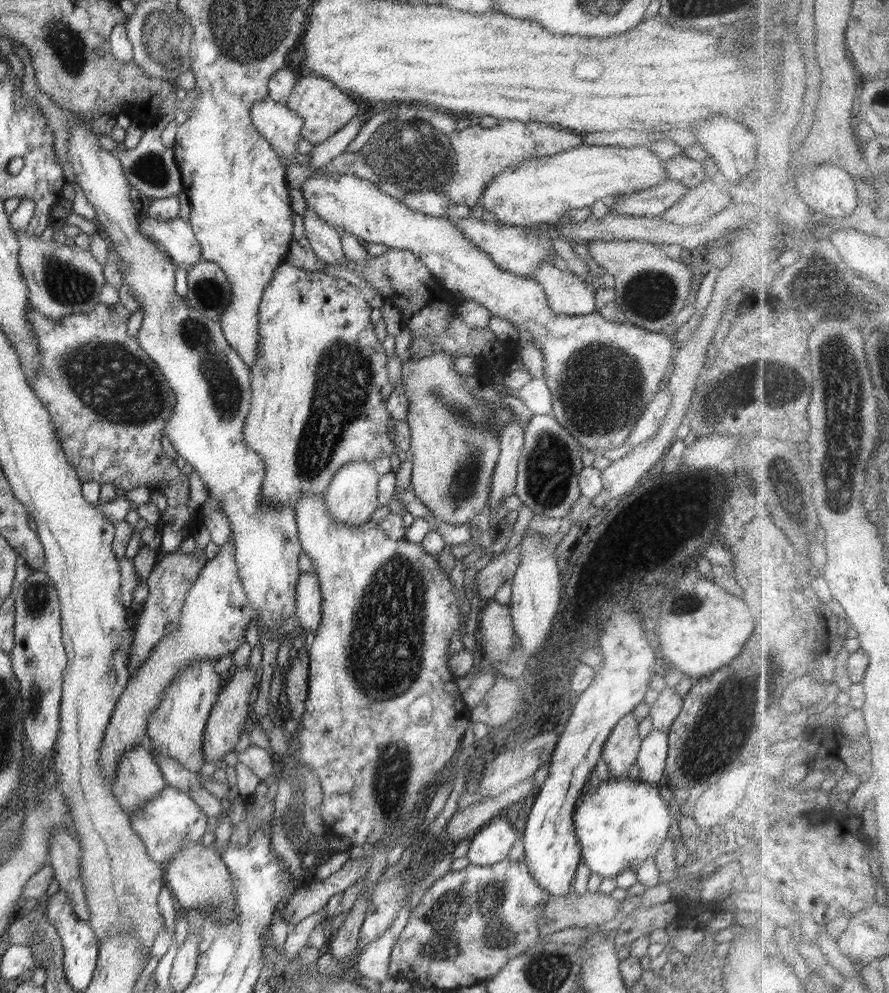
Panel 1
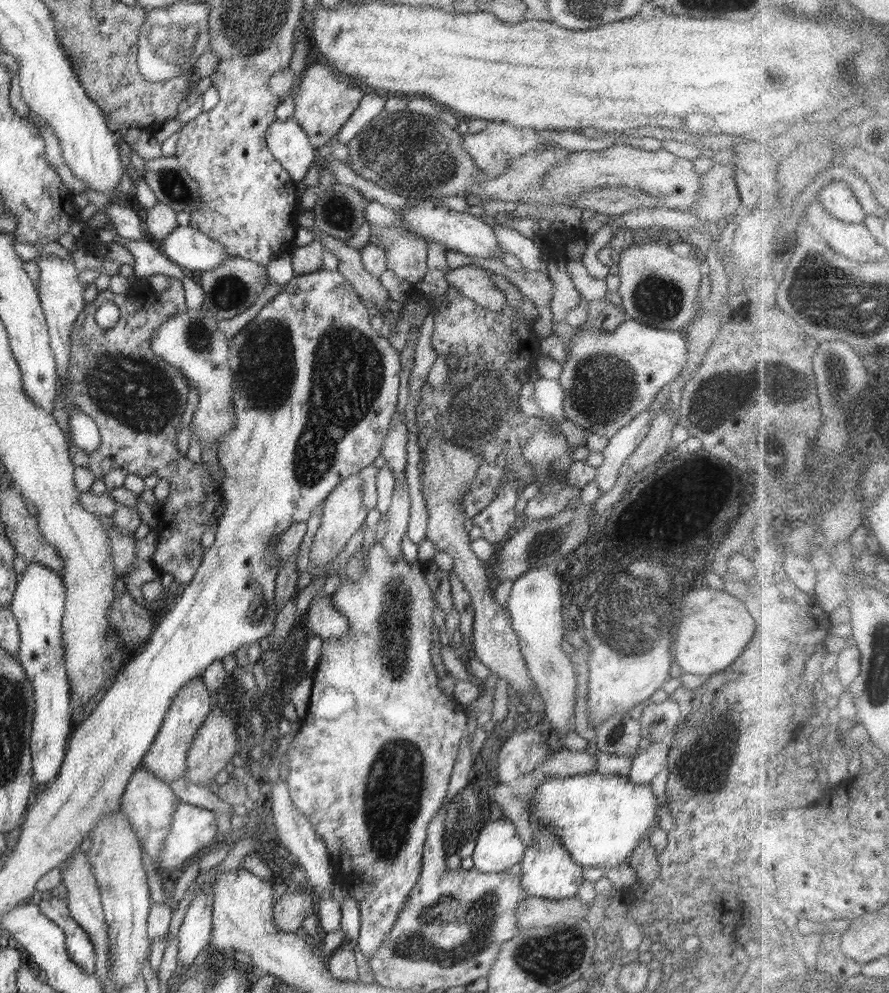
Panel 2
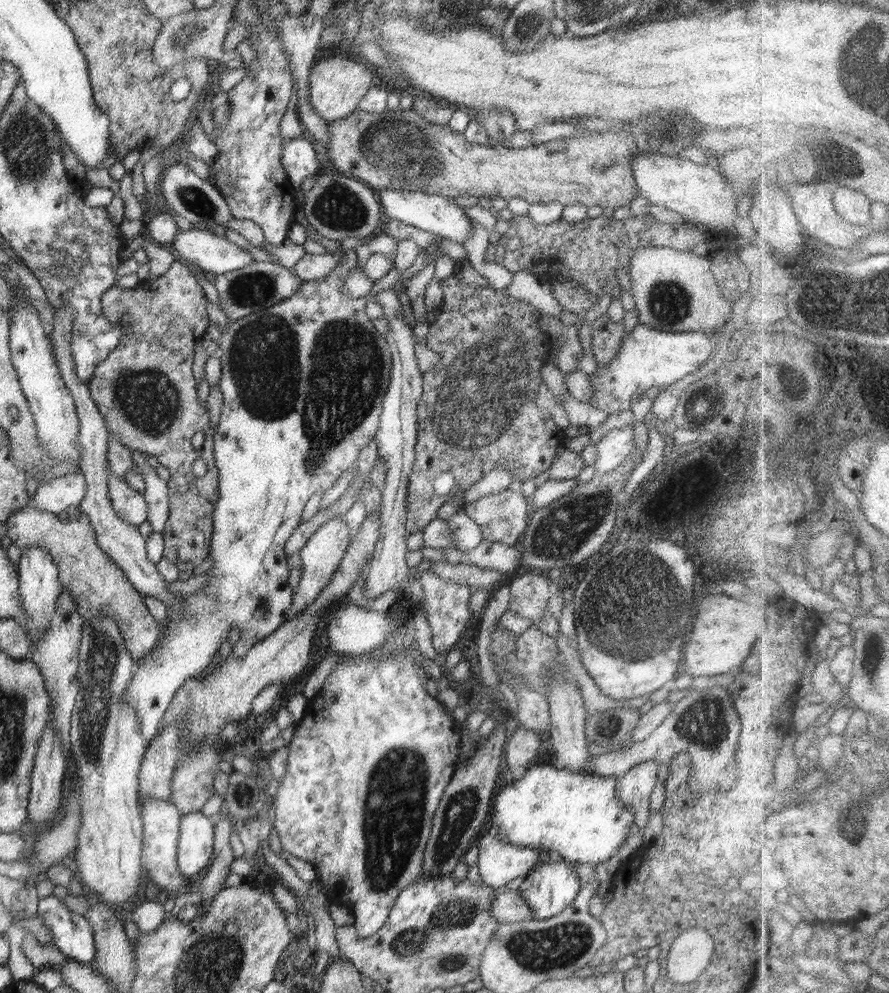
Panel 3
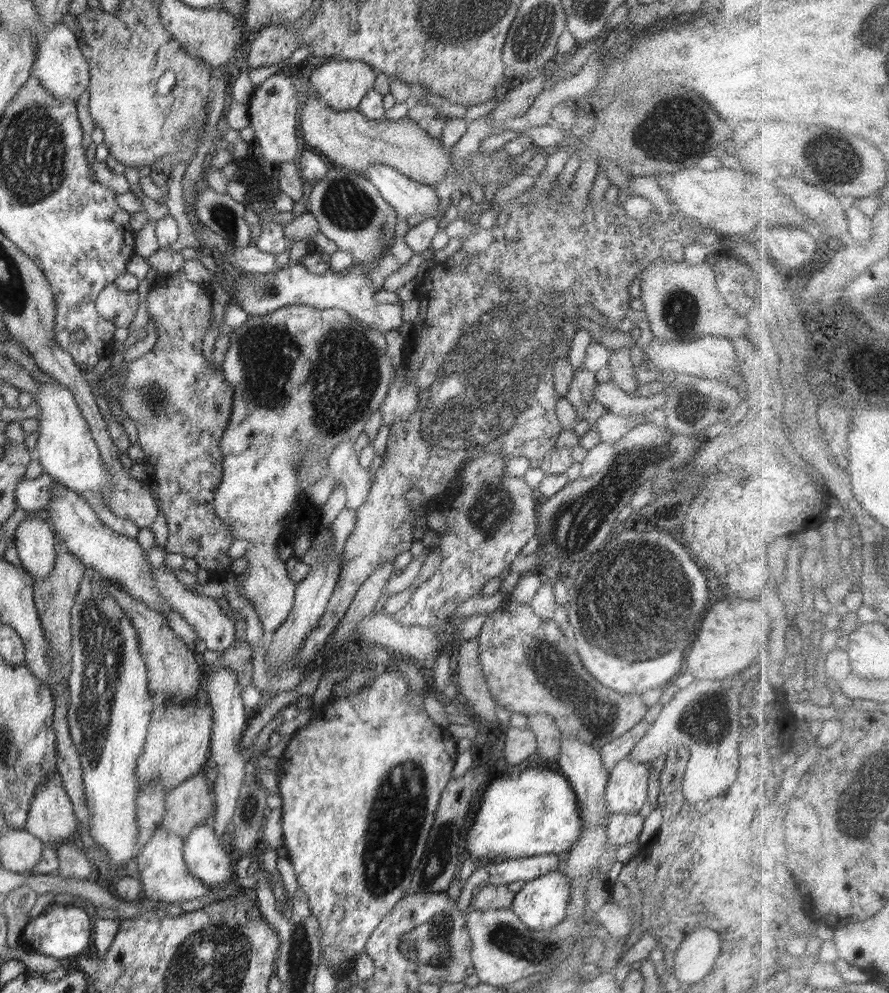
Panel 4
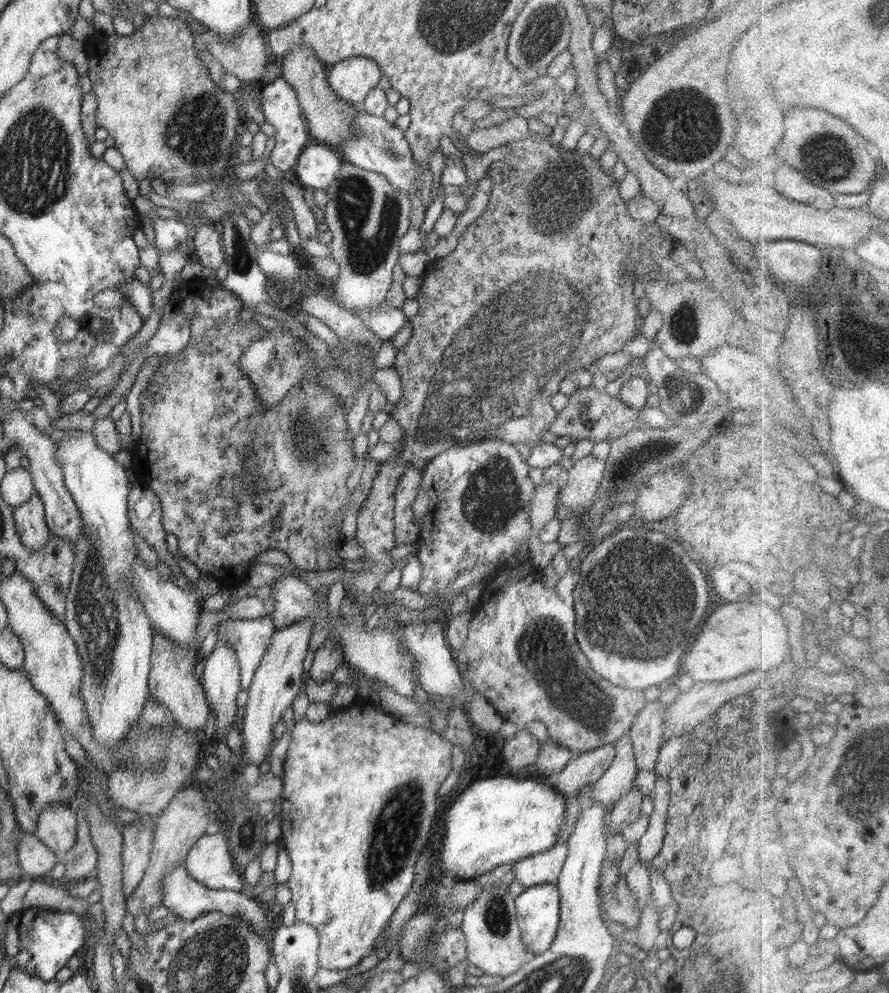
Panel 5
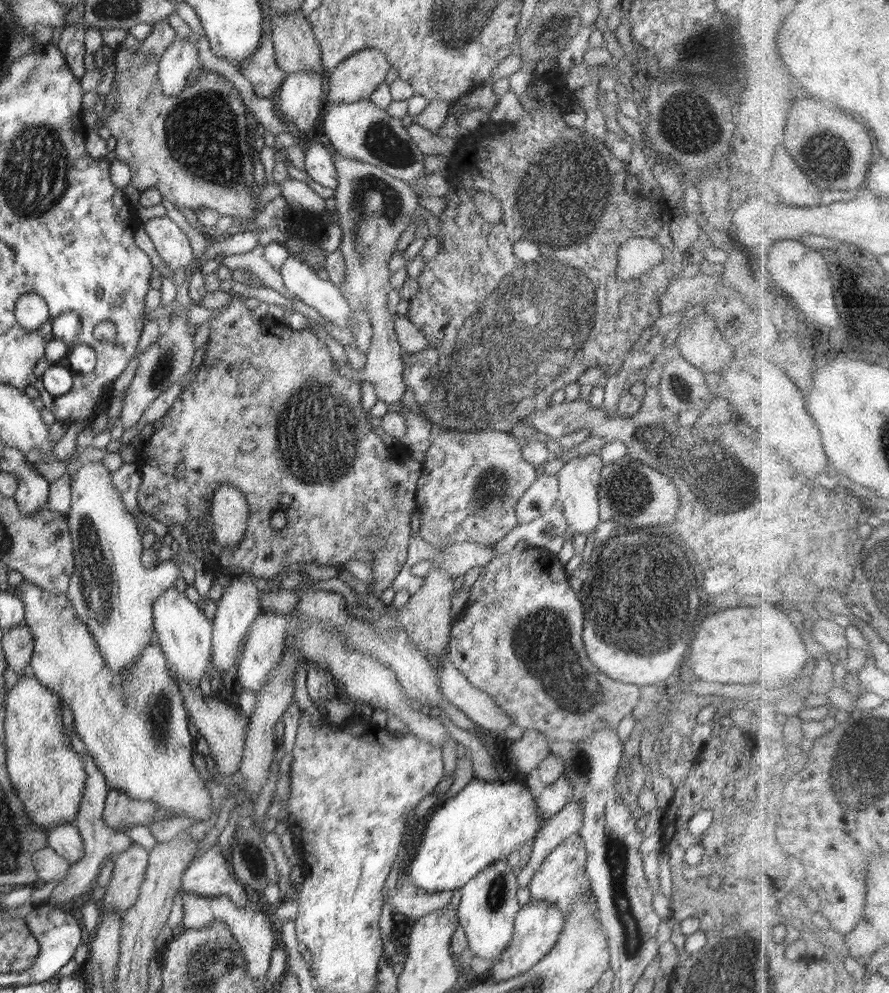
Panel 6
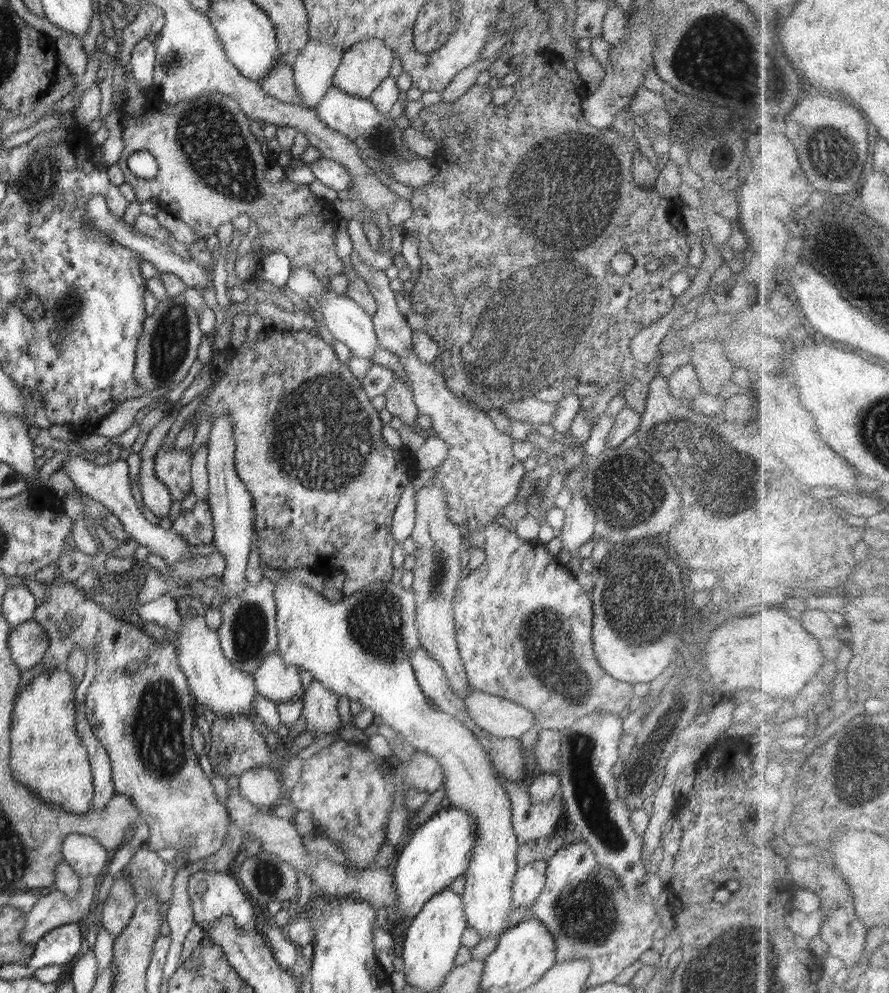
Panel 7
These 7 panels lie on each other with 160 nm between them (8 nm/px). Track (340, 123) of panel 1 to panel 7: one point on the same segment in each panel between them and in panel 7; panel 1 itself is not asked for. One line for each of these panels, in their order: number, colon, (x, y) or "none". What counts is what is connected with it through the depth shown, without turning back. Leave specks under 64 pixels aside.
2: (323, 100)
3: (337, 85)
4: (341, 84)
5: (352, 79)
6: (356, 77)
7: (364, 65)

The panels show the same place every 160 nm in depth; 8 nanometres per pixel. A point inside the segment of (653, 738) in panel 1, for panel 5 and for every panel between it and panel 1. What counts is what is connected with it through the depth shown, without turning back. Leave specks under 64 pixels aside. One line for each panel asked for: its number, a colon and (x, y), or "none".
2: (644, 767)
3: (634, 788)
4: (626, 792)
5: (620, 777)

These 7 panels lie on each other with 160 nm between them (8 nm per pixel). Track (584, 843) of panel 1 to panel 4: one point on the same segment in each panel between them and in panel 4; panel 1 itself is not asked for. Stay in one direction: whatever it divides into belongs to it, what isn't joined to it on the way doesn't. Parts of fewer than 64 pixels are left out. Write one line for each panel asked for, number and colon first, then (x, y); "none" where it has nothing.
2: (600, 819)
3: (576, 816)
4: (533, 813)

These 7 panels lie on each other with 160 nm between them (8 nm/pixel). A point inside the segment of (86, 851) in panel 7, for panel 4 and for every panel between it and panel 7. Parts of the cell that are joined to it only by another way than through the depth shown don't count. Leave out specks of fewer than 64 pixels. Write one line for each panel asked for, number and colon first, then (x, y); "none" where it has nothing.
4: (51, 818)
5: (57, 826)
6: (64, 840)

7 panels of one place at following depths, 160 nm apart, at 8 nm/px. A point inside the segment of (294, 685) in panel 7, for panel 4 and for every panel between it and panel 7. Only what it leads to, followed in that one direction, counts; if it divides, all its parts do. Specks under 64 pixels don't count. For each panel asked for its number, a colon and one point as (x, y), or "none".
4: (213, 626)
5: (250, 638)
6: (262, 652)

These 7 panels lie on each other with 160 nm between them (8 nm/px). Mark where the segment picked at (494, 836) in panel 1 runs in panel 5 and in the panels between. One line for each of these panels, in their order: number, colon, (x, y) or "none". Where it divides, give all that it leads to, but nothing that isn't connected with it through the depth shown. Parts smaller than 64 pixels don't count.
2: (498, 848)
3: (499, 861)
4: (500, 873)
5: (543, 868)

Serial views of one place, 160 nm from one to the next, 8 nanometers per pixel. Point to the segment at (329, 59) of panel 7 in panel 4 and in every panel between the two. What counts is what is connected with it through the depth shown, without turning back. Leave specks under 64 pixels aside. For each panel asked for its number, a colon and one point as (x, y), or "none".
4: (273, 110)
5: (278, 100)
6: (299, 100)

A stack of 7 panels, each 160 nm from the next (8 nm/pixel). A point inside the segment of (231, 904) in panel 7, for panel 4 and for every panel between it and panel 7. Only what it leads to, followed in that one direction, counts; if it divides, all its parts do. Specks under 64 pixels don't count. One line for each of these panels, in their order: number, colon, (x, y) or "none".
4: (209, 859)
5: (209, 861)
6: (209, 875)

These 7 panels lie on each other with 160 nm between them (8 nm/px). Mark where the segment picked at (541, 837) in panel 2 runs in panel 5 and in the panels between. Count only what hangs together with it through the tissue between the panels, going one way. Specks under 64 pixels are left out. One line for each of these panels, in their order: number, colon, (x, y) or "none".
3: (549, 888)
4: (542, 904)
5: (537, 910)

